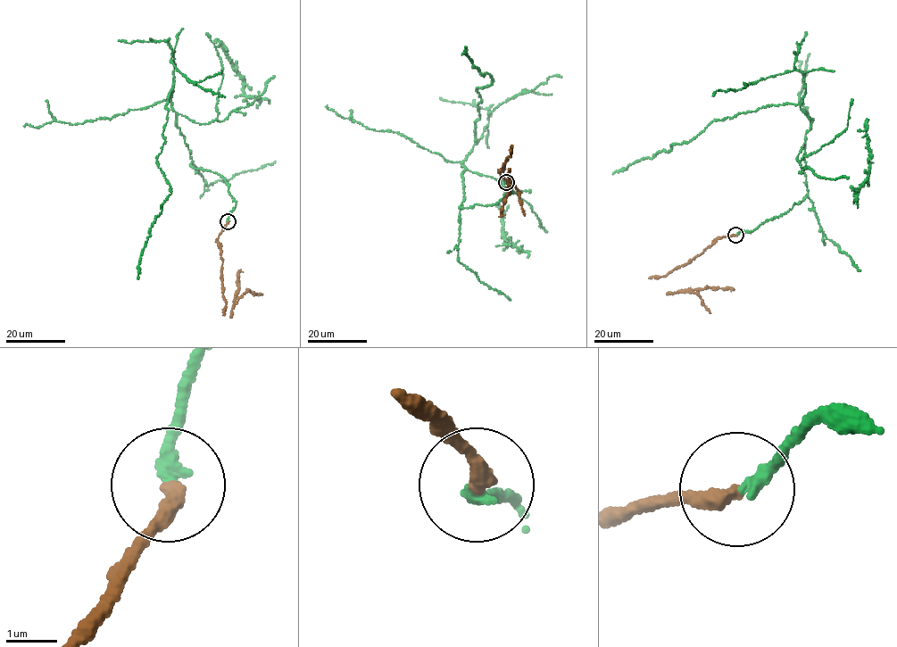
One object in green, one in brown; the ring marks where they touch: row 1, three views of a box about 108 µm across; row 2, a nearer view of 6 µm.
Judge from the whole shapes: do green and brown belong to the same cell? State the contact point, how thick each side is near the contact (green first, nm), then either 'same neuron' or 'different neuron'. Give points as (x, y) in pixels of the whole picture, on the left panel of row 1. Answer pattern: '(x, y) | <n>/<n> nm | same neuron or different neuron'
(228, 221) | 260/320 nm | different neuron

